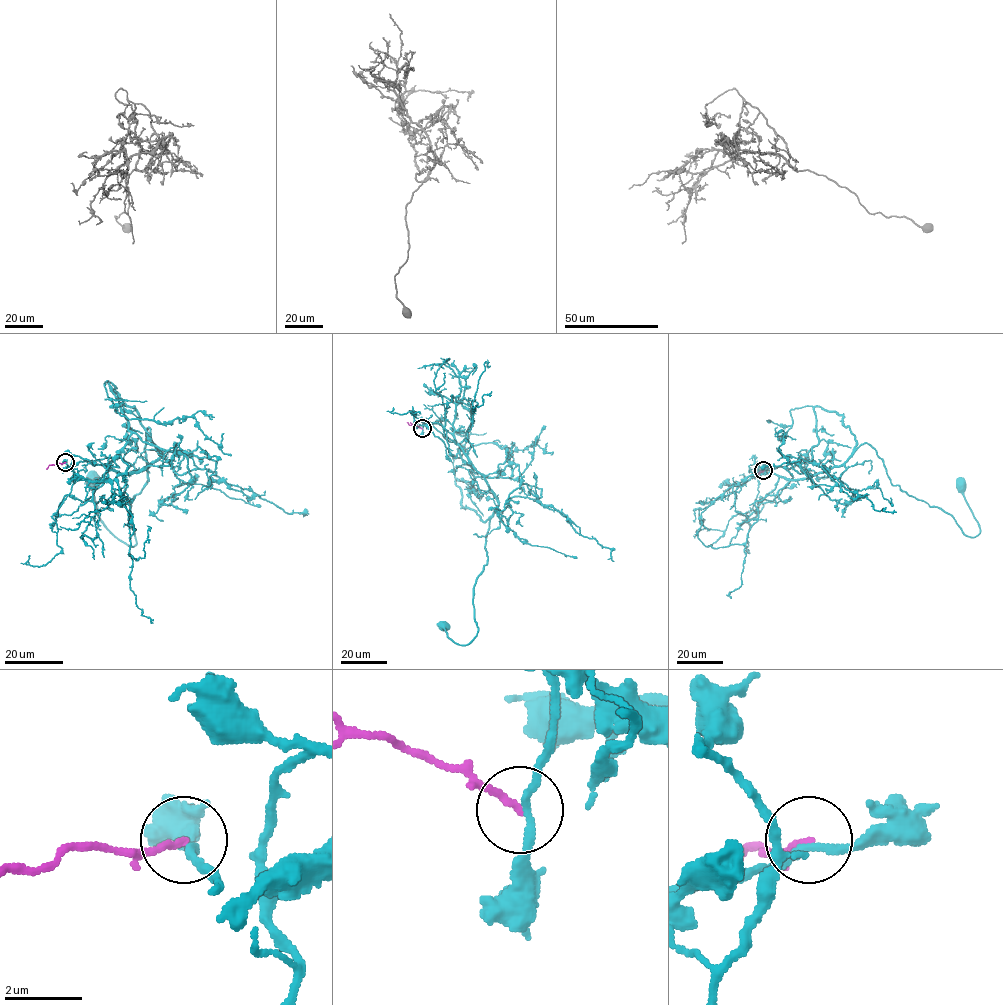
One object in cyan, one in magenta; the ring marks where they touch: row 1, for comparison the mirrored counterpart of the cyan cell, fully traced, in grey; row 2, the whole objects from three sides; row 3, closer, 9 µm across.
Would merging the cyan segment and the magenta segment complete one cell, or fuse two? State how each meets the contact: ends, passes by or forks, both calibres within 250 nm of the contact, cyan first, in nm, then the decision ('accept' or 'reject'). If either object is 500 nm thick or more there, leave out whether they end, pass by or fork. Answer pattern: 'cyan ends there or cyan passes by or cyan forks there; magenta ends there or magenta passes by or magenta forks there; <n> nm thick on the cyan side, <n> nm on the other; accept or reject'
cyan passes by; magenta ends there; 200 nm thick on the cyan side, 170 nm on the other; reject

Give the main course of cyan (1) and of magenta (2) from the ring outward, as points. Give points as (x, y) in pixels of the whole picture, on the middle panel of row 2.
1: (422, 428), (440, 423), (498, 503), (474, 588), (477, 635), (458, 644), (444, 629)
2: (422, 428), (407, 422)

